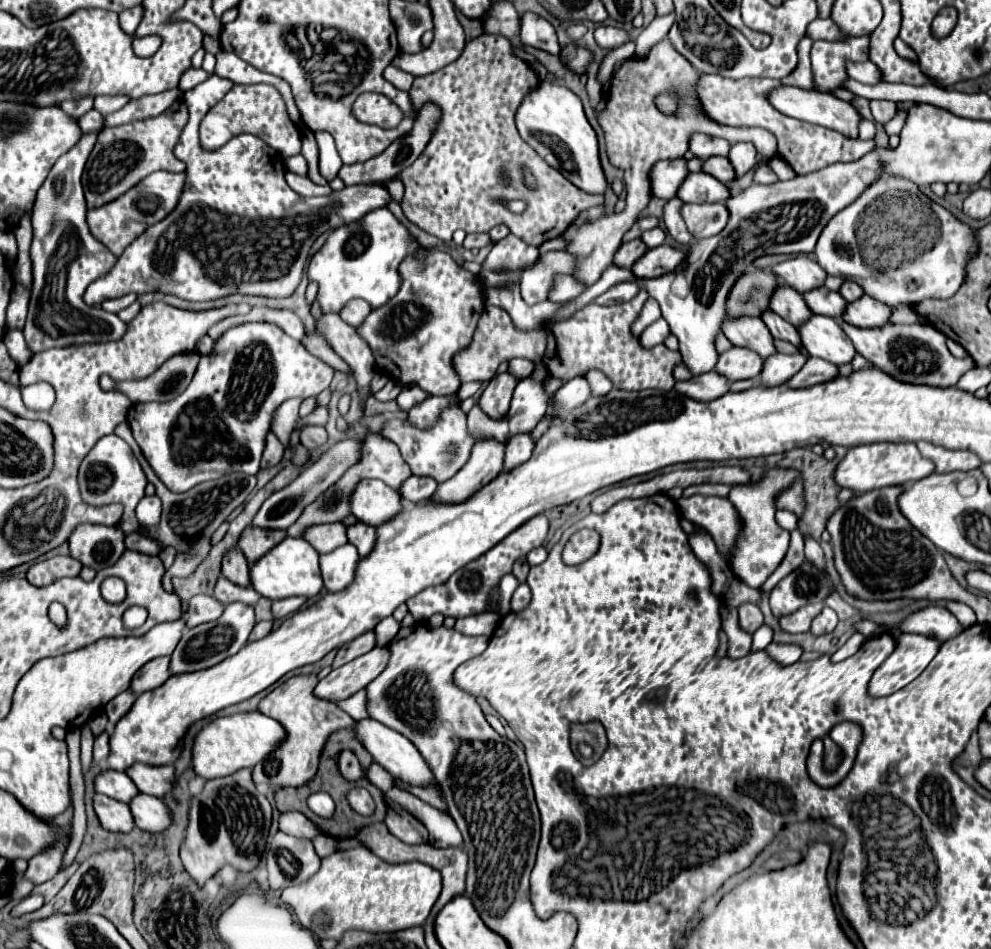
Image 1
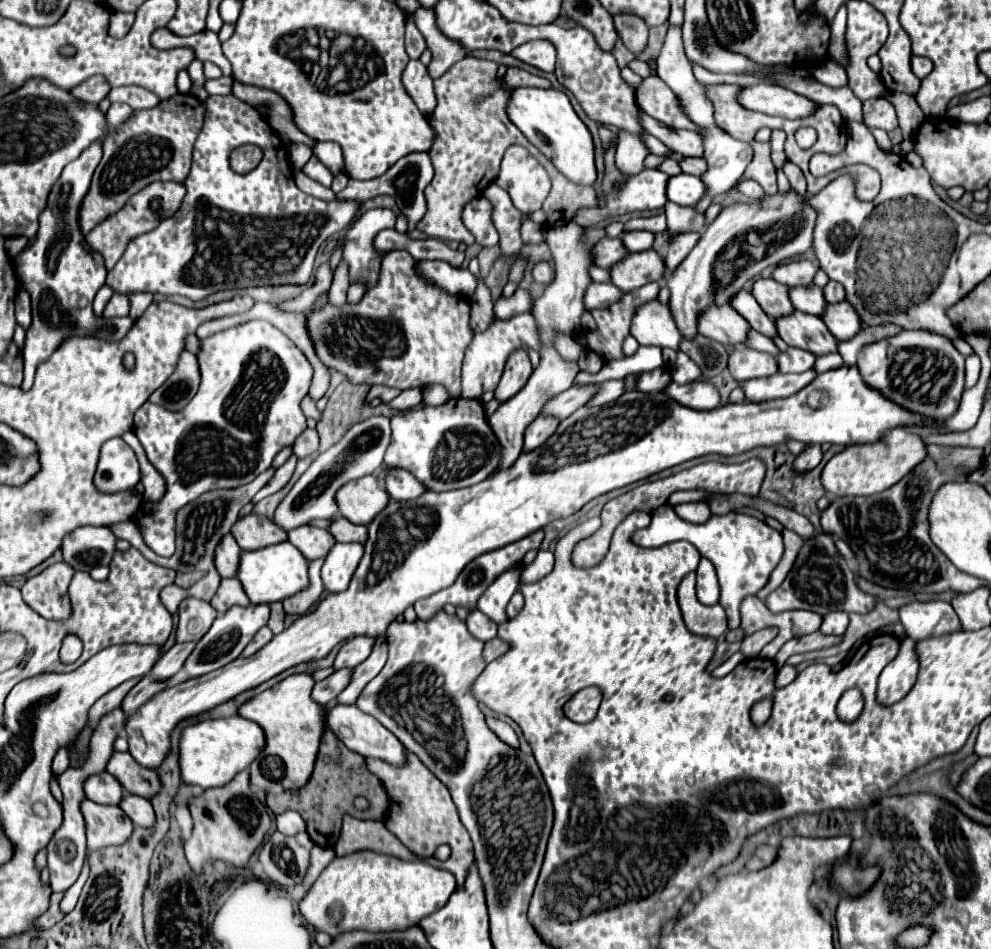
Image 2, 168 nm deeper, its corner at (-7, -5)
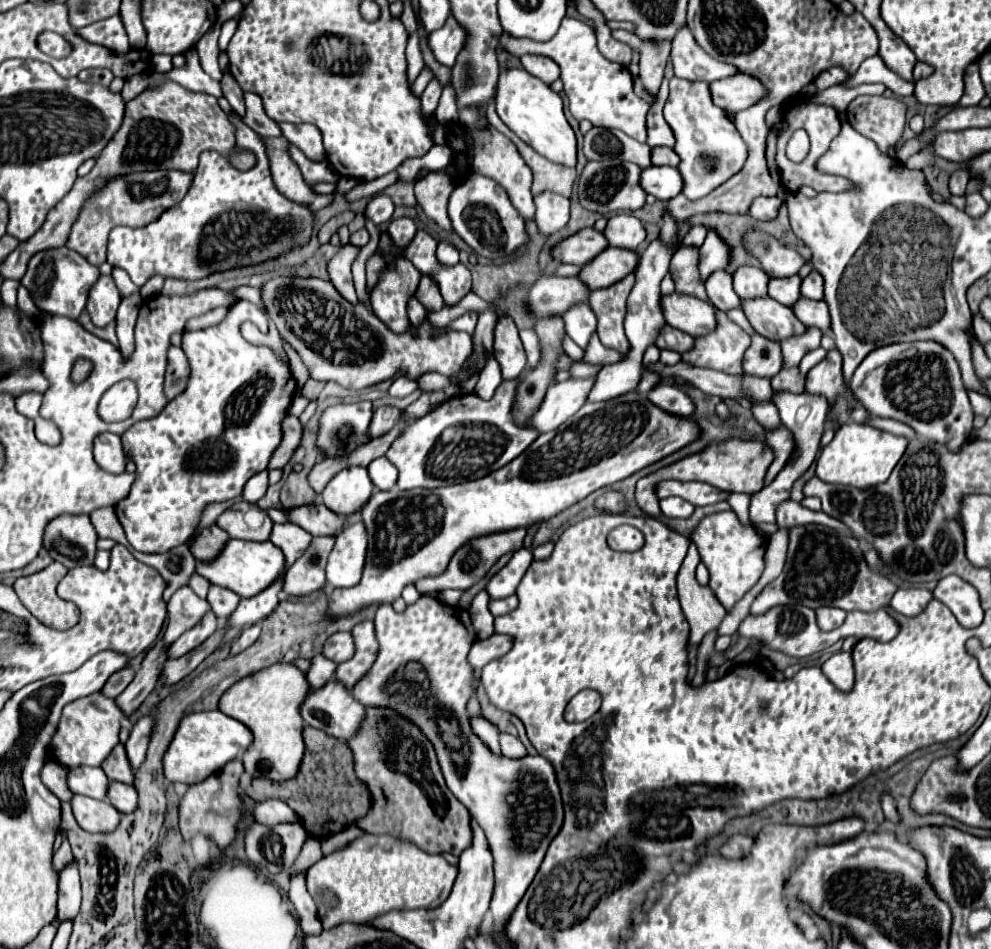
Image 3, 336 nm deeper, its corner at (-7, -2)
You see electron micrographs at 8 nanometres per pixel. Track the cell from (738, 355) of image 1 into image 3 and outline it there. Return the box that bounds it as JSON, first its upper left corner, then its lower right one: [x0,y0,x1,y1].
[743,334,783,378]

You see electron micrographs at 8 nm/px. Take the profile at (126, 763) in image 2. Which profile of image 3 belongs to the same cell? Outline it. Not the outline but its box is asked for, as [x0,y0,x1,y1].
[101,744,133,784]

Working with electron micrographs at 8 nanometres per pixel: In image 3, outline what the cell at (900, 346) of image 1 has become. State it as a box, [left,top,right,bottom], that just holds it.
[849,342,973,450]

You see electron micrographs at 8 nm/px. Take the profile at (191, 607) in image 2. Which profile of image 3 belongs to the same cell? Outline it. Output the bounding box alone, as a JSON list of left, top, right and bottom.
[163,586,209,644]

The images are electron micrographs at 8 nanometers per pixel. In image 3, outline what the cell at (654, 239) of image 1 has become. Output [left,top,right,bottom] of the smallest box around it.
[605,214,645,250]

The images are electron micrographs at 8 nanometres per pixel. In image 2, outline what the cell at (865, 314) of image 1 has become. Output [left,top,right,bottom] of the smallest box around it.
[821,301,861,341]

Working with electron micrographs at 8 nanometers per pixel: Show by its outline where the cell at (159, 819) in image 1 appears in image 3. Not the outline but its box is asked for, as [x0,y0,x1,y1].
[107,782,137,812]

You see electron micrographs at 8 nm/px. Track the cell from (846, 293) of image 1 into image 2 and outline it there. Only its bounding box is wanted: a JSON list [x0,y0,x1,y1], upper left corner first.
[823,281,845,303]

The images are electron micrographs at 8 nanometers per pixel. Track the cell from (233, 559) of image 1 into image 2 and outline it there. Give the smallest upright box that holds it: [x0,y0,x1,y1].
[215,535,241,577]

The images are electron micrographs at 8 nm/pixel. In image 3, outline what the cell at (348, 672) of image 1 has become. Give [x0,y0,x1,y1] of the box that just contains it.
[305,656,337,688]

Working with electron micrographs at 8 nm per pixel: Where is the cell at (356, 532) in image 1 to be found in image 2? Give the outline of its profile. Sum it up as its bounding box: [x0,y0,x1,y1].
[329,517,367,543]

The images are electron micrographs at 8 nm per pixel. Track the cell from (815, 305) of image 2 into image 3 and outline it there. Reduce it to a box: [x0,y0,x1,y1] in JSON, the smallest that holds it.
[769,276,801,306]

